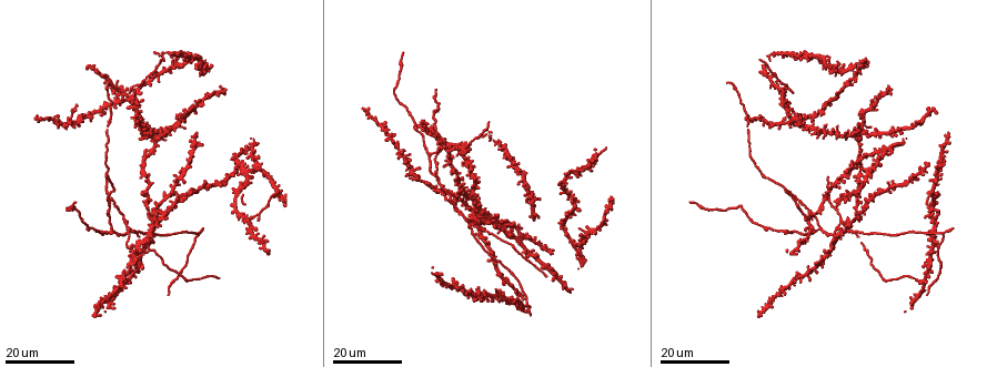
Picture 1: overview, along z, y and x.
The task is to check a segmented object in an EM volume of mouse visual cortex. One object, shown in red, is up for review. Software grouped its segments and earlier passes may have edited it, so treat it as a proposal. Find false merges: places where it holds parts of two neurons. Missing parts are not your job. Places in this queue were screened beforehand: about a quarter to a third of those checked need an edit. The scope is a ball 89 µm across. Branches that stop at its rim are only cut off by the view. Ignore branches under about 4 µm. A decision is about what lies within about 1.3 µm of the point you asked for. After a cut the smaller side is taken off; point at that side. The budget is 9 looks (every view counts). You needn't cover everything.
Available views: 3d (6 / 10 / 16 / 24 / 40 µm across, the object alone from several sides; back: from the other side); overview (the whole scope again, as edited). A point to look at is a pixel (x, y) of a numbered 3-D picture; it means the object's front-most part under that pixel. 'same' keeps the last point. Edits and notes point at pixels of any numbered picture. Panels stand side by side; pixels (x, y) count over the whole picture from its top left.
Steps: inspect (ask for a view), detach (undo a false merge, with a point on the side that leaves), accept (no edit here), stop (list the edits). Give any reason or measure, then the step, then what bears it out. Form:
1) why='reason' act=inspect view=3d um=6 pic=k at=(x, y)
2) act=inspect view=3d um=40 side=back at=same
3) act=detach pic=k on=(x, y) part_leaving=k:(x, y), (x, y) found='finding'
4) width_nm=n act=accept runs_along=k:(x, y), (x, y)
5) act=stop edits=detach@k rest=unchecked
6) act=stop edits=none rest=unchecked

why='three-way junction' act=inspect view=3d um=16 pic=1 at=(128, 220)

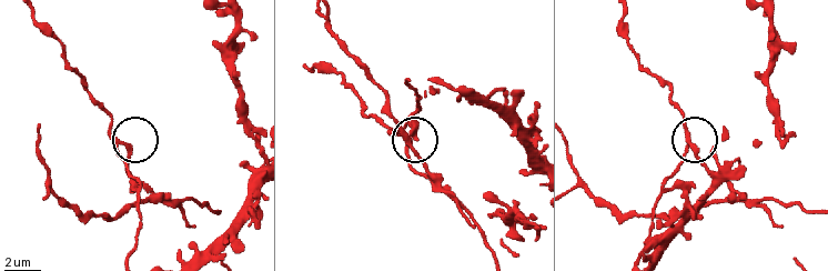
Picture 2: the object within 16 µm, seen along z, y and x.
act=inspect view=3d um=10 pic=2 at=(129, 147)

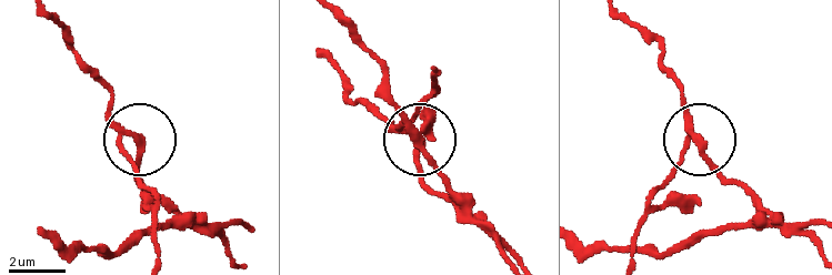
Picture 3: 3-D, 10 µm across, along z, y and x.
act=detach pic=3 on=(413, 114) part_leaving=3:(398, 126), (433, 91), (433, 72) found='two neurons meet here'

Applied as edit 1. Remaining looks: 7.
why='see it whole again' act=inspect view=overview

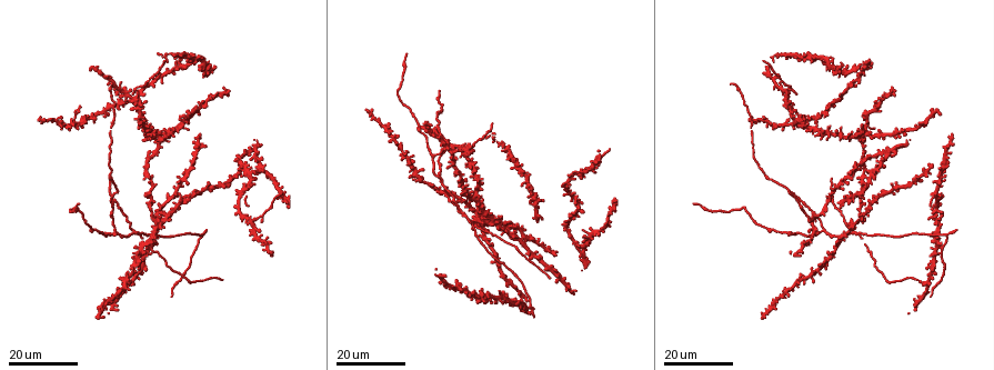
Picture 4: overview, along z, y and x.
why='side arm on a straight run' act=inspect view=3d um=16 pic=4 at=(469, 219)

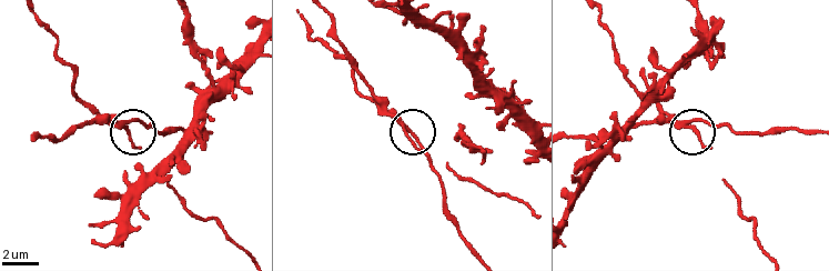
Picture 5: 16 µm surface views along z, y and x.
why='closer look' act=inspect view=3d um=6 pic=5 at=(693, 127)

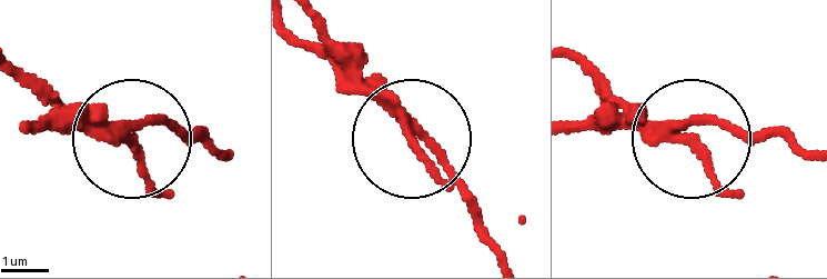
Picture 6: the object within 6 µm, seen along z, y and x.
act=accept found='continuous, no second neuron'

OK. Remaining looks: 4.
why='four or more arms meet' act=inspect view=3d um=16 pic=4 at=(138, 246)

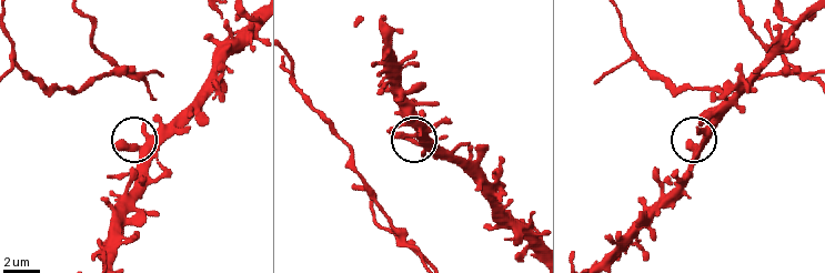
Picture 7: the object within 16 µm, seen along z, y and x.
act=inspect view=3d um=10 pic=7 at=(419, 142)

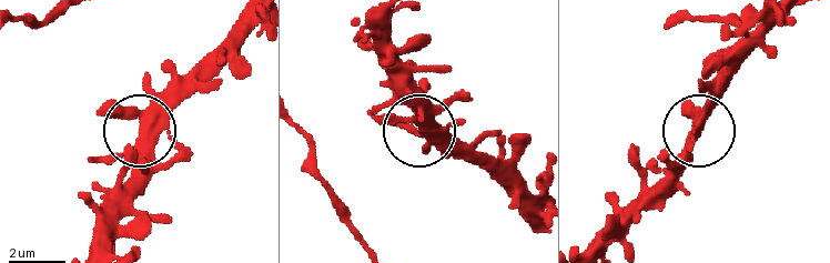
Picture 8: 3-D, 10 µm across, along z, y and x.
arms=4 act=accept runs_along=8:(536, 220), (488, 172), (419, 132), (417, 82) found='one neuron here'

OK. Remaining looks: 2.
why='four-way junction' act=inspect view=3d um=16 pic=4 at=(853, 223)

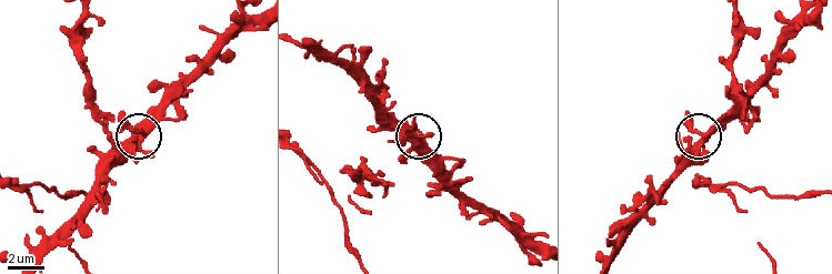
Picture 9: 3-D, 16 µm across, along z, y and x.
act=inspect view=3d um=6 pic=9 at=(707, 136)

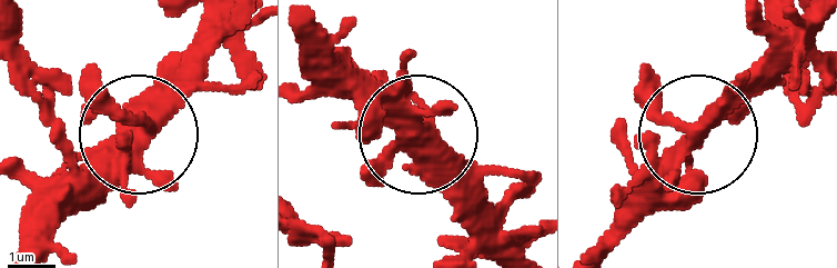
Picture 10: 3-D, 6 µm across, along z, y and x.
side_arm_um=84 act=accept found='one neuron here'

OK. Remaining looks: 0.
act=stop edits=detach@3 rest=unchecked

